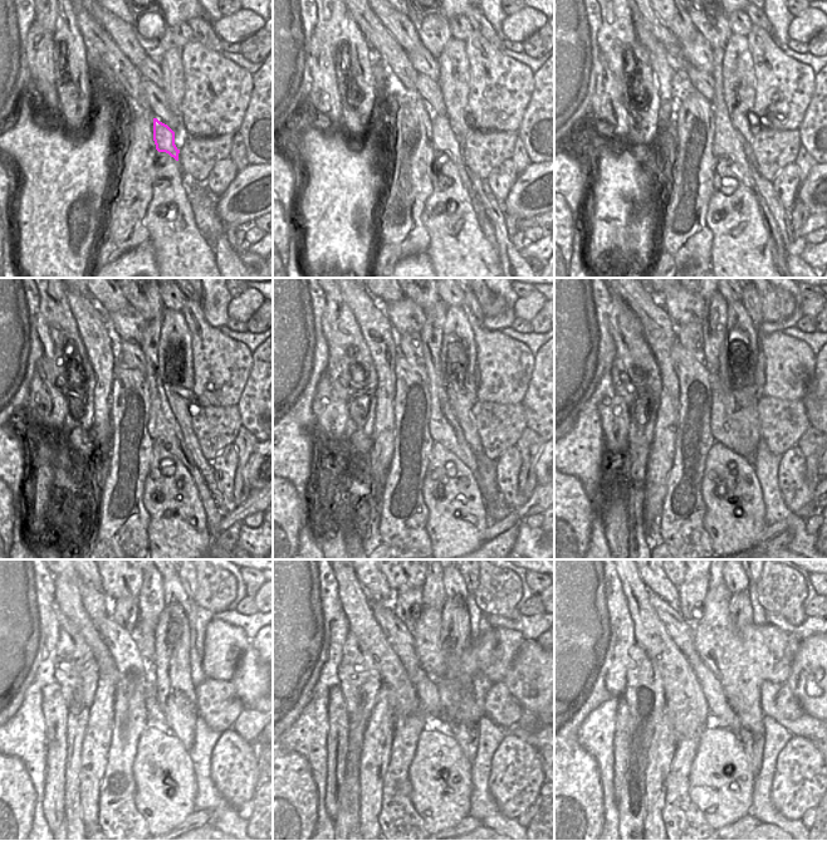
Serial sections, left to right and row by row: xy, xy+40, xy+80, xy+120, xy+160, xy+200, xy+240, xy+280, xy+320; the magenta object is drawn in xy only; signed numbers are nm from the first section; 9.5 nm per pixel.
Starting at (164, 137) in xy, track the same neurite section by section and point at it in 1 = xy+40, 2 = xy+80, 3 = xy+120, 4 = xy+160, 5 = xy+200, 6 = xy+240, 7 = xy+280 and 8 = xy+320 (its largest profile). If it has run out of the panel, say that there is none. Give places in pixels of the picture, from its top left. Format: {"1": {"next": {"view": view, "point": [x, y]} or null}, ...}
{"1": {"next": {"view": "xy+40", "point": [444, 140]}}, "2": {"next": {"view": "xy+80", "point": [727, 142]}}, "3": {"next": {"view": "xy+120", "point": [162, 425]}}, "4": {"next": {"view": "xy+160", "point": [445, 429]}}, "5": {"next": {"view": "xy+200", "point": [714, 326]}}, "6": {"next": {"view": "xy+240", "point": [151, 600]}}, "7": {"next": {"view": "xy+280", "point": [434, 596]}}, "8": {"next": {"view": "xy+320", "point": [711, 585]}}}

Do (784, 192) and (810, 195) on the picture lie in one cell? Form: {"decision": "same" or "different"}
{"decision": "different"}

